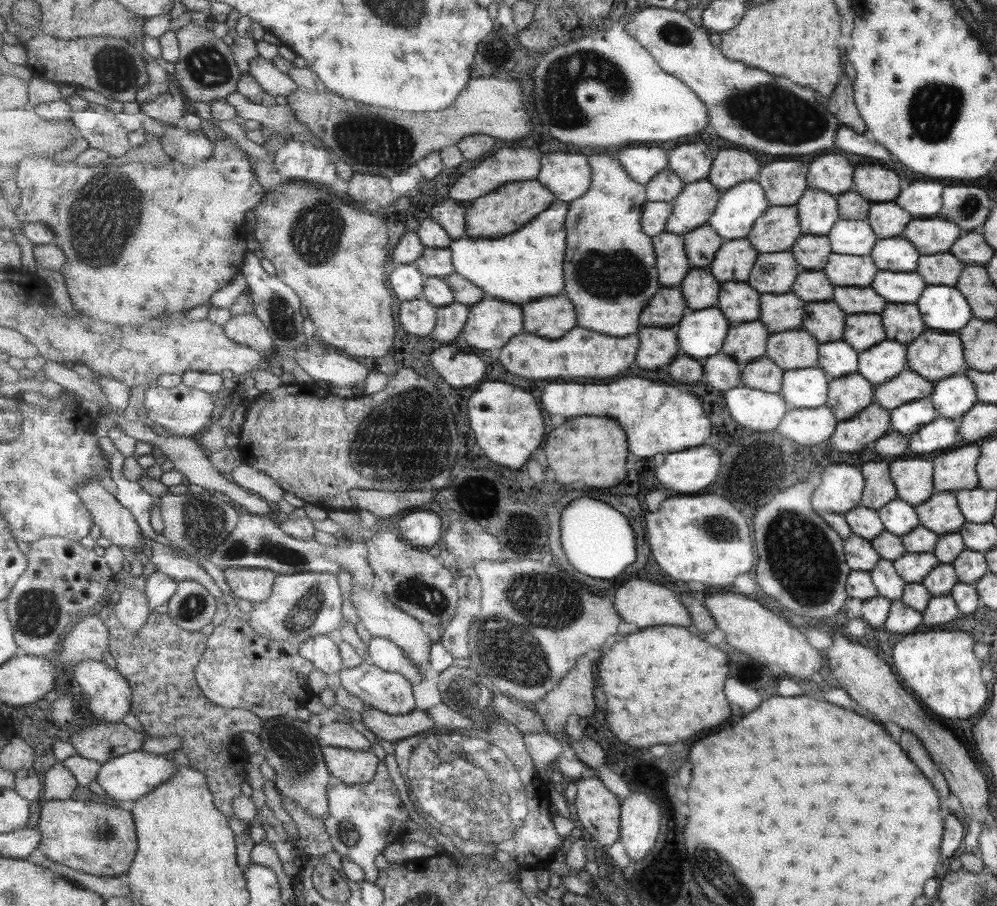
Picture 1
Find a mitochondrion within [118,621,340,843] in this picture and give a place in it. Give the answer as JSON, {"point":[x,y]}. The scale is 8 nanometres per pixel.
{"point":[297,750]}

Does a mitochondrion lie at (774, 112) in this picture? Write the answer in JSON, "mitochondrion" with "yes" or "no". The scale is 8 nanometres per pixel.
{"mitochondrion":"yes"}

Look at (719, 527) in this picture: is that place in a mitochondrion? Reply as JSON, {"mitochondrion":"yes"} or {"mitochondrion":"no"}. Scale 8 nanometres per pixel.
{"mitochondrion":"yes"}

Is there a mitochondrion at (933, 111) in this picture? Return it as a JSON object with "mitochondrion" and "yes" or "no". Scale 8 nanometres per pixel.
{"mitochondrion":"yes"}

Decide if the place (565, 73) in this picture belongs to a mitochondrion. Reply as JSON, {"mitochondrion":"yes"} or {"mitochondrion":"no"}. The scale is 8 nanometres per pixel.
{"mitochondrion":"yes"}

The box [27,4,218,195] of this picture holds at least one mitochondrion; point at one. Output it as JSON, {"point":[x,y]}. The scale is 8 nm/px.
{"point":[118,73]}

